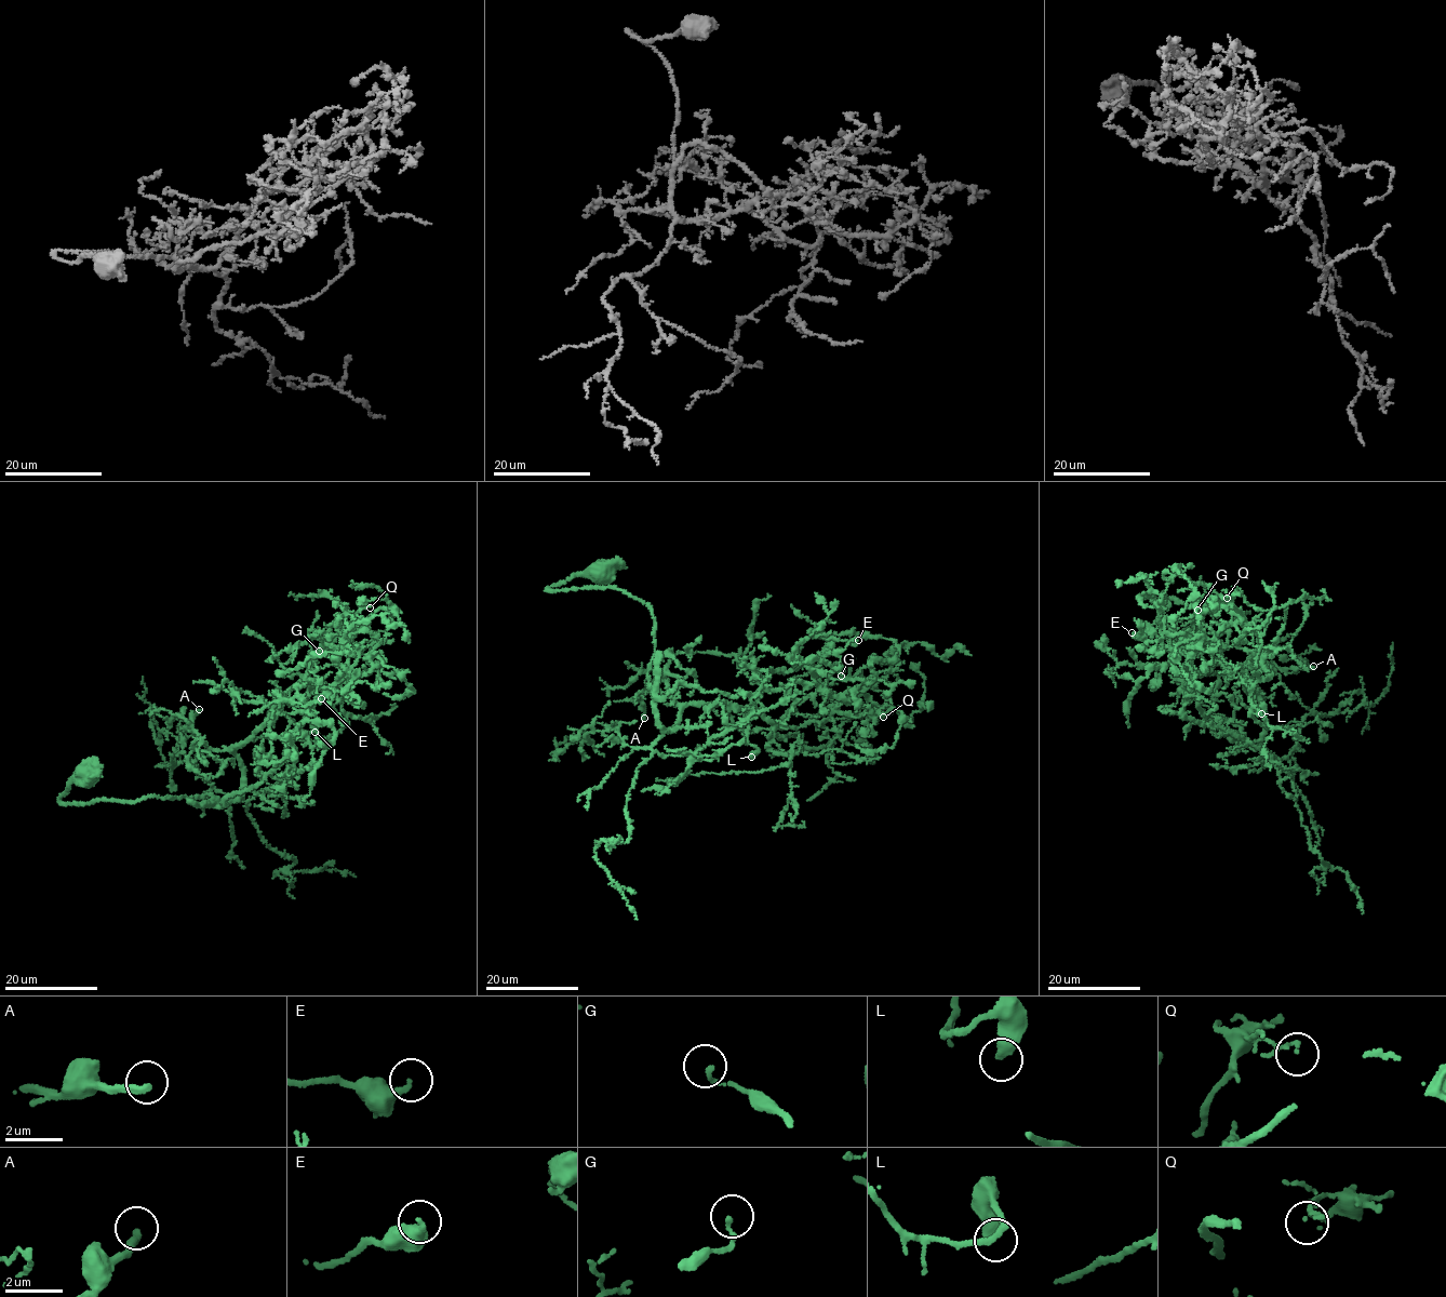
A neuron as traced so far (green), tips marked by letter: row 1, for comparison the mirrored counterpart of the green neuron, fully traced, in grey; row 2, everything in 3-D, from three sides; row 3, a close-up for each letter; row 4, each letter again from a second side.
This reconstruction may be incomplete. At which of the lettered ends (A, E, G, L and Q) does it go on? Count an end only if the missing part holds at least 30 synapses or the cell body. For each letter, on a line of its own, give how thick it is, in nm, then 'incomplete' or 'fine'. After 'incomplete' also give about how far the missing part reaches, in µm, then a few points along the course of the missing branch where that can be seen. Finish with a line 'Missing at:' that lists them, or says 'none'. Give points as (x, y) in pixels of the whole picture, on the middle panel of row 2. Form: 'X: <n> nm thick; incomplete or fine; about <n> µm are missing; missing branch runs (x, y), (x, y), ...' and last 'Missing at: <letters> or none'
A: 280 nm thick; incomplete; about 50 µm are missing; missing branch runs (644, 718), (651, 747), (674, 773), (709, 807), (718, 809), (735, 802), (749, 805), (757, 815), (750, 824)
E: 320 nm thick; fine
G: 170 nm thick; fine
L: 500 nm thick; fine
Q: 100 nm thick; fine
Missing at: A

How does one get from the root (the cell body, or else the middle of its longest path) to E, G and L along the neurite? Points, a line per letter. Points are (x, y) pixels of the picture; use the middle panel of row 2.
E: (602, 570), (548, 588), (647, 606), (653, 698), (680, 682), (731, 696), (809, 684), (826, 638), (858, 640)
G: (602, 570), (548, 588), (647, 606), (653, 698), (680, 682), (837, 696), (872, 673), (841, 676)
L: (602, 570), (548, 588), (644, 603), (659, 726), (725, 702), (748, 712), (751, 757)

